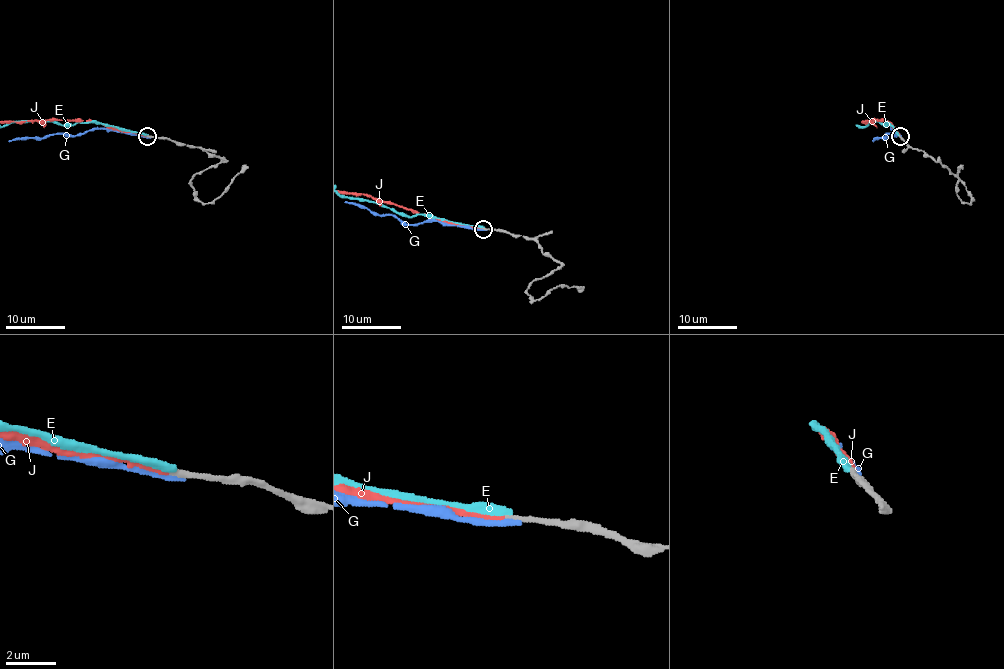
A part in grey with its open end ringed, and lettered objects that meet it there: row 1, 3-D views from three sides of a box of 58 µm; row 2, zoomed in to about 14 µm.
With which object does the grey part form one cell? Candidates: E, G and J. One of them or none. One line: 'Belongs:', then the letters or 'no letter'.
Belongs: J

